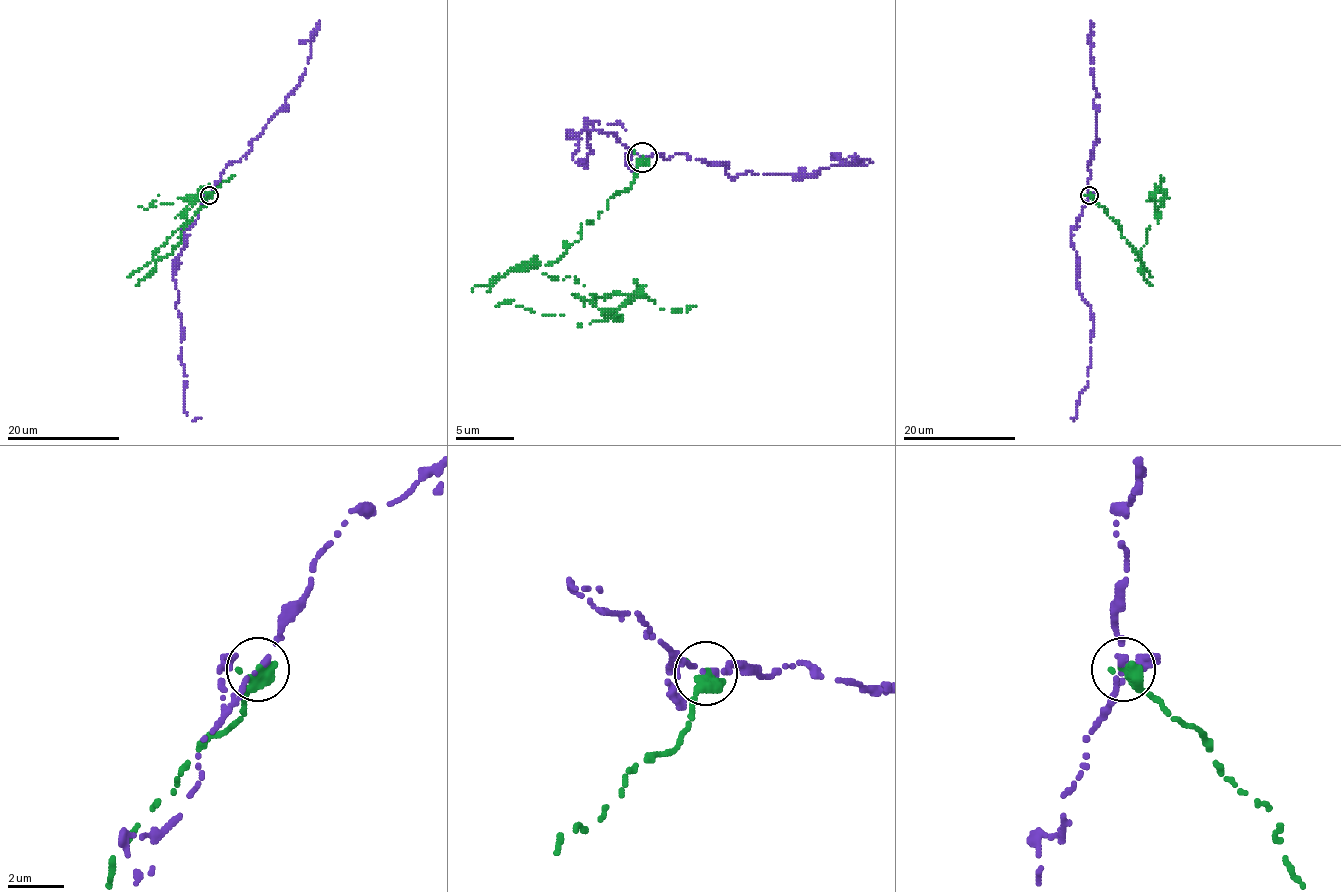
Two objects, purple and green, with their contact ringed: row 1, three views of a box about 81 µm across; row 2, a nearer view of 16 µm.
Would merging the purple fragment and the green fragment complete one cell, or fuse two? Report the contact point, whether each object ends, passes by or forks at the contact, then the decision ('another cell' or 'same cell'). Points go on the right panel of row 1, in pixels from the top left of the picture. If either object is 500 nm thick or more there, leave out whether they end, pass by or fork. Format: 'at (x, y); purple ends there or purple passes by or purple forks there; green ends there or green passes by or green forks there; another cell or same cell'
at (1089, 195); another cell

